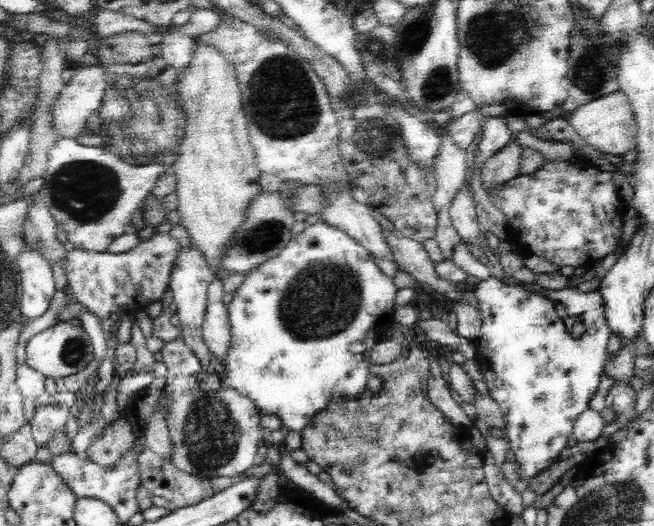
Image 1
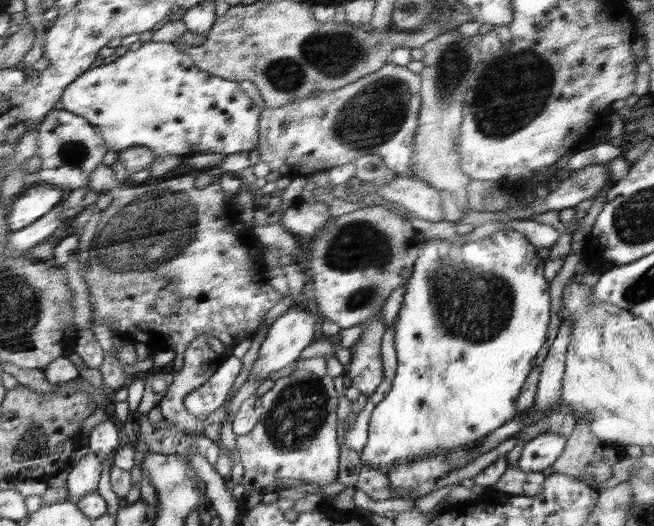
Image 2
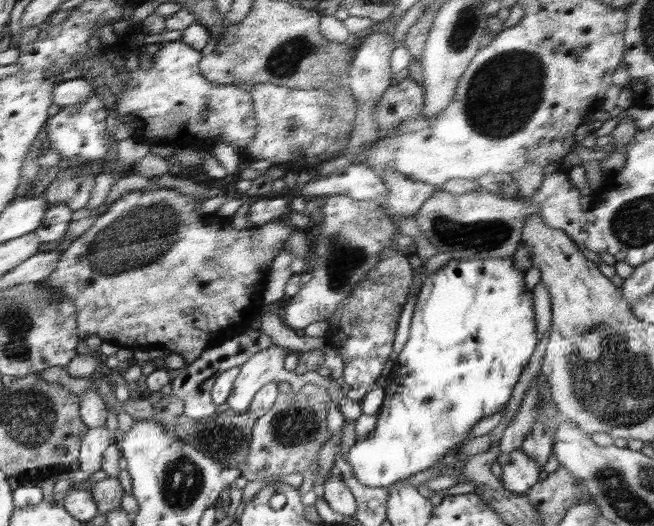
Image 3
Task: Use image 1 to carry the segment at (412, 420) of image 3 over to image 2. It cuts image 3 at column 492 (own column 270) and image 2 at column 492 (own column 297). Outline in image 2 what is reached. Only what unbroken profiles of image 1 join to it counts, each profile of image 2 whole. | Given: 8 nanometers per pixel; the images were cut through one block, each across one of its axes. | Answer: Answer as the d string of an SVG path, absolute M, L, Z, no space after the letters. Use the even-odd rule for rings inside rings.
M503 229L484 237L483 240L464 245L453 244L448 240L421 240L419 248L420 254L407 280L402 308L400 308L398 318L395 318L396 376L392 380L390 391L386 397L372 410L367 443L360 451L360 460L364 466L374 466L376 470L380 470L384 474L388 474L394 468L394 464L410 464L410 462L424 460L424 458L436 454L439 449L458 448L468 442L477 441L514 419L516 399L520 395L520 388L522 388L524 380L528 379L530 370L534 368L534 360L546 342L548 322L550 322L550 294L548 294L547 278L545 274L542 274L545 262L536 256L537 249L526 240L524 234L512 229Z

